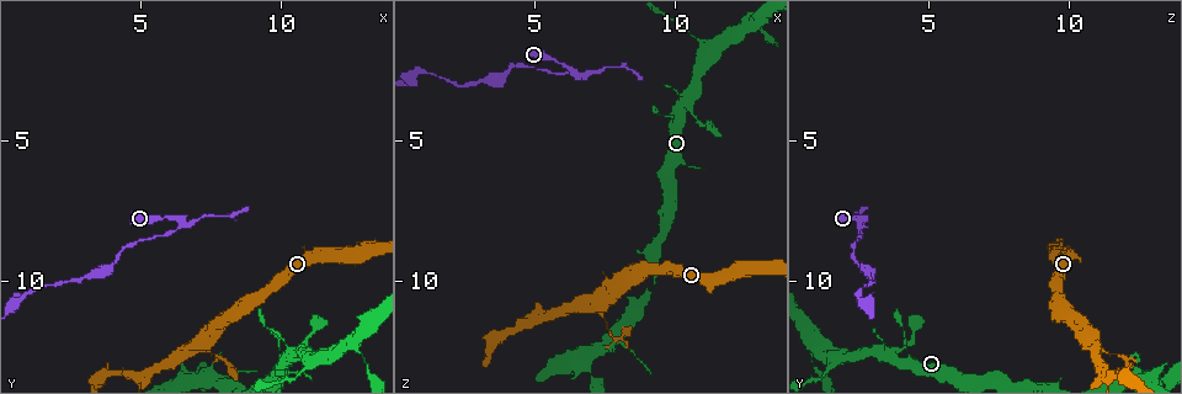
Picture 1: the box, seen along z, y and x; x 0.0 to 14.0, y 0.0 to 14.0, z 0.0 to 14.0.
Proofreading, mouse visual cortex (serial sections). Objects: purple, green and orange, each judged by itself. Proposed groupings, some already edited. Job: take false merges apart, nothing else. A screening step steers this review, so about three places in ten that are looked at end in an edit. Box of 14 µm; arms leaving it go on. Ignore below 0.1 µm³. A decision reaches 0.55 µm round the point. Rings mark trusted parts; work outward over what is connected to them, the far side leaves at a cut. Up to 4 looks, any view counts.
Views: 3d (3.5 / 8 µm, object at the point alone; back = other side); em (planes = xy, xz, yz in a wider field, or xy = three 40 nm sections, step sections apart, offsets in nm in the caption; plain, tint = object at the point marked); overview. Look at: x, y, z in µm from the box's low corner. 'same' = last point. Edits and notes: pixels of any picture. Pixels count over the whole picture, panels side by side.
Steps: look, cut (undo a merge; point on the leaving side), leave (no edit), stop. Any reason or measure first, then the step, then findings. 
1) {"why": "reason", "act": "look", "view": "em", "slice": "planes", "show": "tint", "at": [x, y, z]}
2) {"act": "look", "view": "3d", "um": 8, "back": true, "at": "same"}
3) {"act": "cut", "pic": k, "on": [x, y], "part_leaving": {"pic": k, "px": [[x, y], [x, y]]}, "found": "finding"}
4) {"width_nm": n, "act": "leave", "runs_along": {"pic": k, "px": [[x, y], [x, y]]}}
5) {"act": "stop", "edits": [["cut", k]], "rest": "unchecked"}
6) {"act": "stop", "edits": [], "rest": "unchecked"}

{"why": "abrupt turn", "act": "look", "view": "3d", "um": 3.5, "at": [6.4, 7.8, 2.6]}

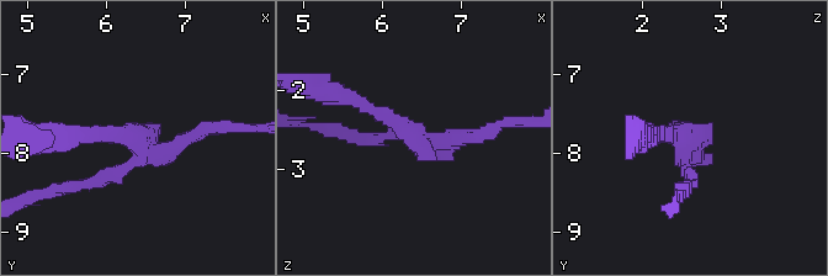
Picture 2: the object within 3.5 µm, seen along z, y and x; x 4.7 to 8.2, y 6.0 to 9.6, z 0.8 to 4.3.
{"why": "need the tissue", "act": "look", "view": "em", "slice": "xy", "step": 3, "show": "tint", "at": [6.45, 7.85, 2.55]}

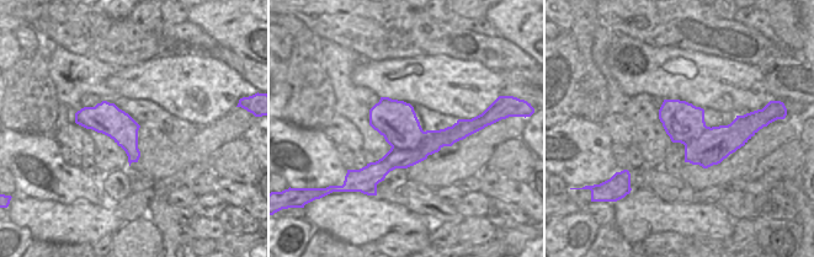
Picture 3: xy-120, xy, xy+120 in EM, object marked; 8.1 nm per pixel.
{"act": "cut", "pic": 2, "on": [200, 136], "part_leaving": {"pic": 2, "px": [[138, 157], [104, 179], [32, 195]]}, "found": "a second cell is stuck on"}

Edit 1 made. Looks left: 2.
{"why": "sharp bend", "act": "look", "view": "3d", "um": 3.5, "at": [5.0, 13.3, 11.4]}

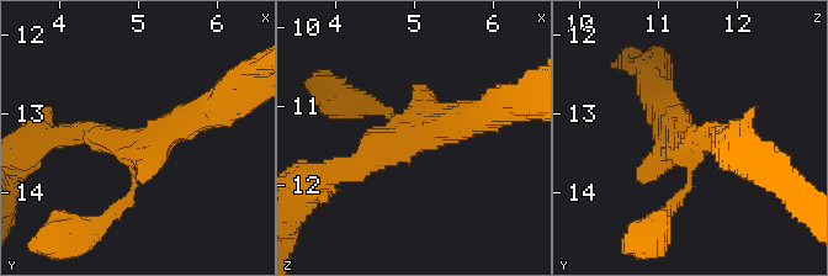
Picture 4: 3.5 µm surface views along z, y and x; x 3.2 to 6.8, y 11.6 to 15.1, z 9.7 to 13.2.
{"act": "look", "view": "em", "slice": "xy", "step": 2, "show": "tint", "at": [4.95, 13.35, 11.40]}

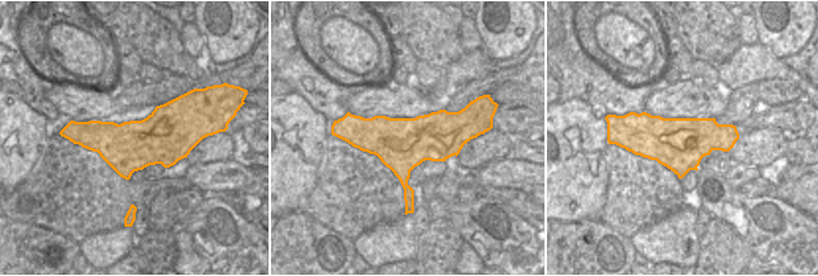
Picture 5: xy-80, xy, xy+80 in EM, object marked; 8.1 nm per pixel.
{"act": "leave", "runs_along": {"pic": 4, "px": [[479, 117], [426, 129], [339, 170]]}, "found": "all the same cell"}

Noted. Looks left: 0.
{"act": "stop", "edits": [["cut", 2]], "rest": "unchecked"}

